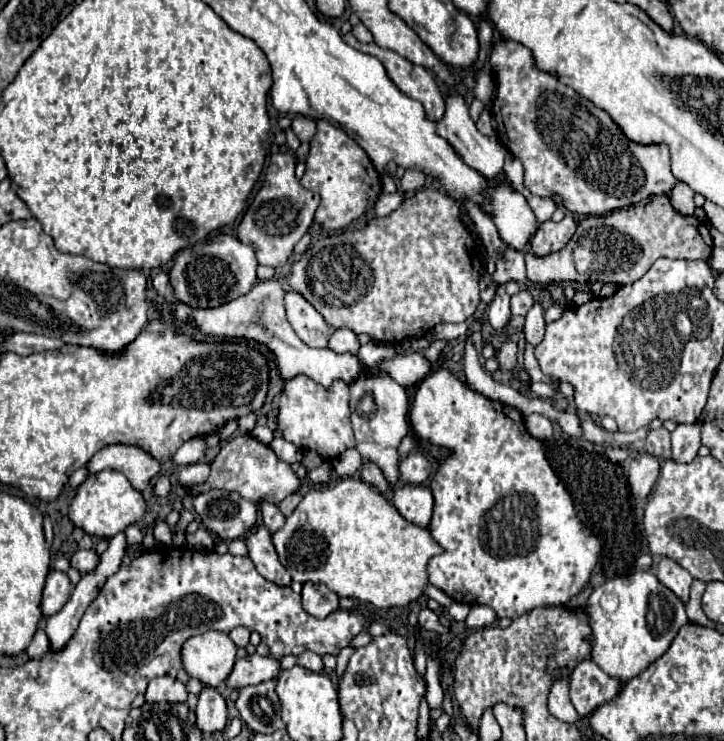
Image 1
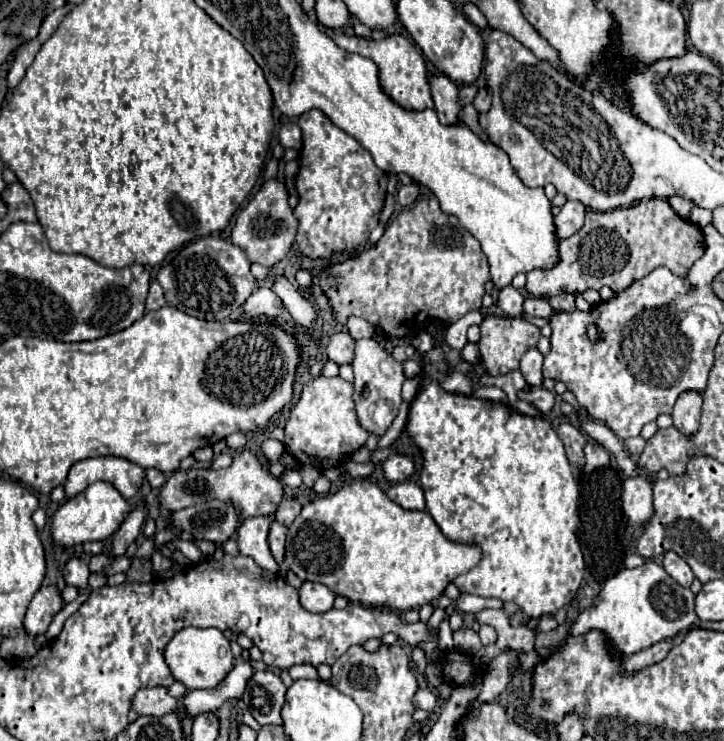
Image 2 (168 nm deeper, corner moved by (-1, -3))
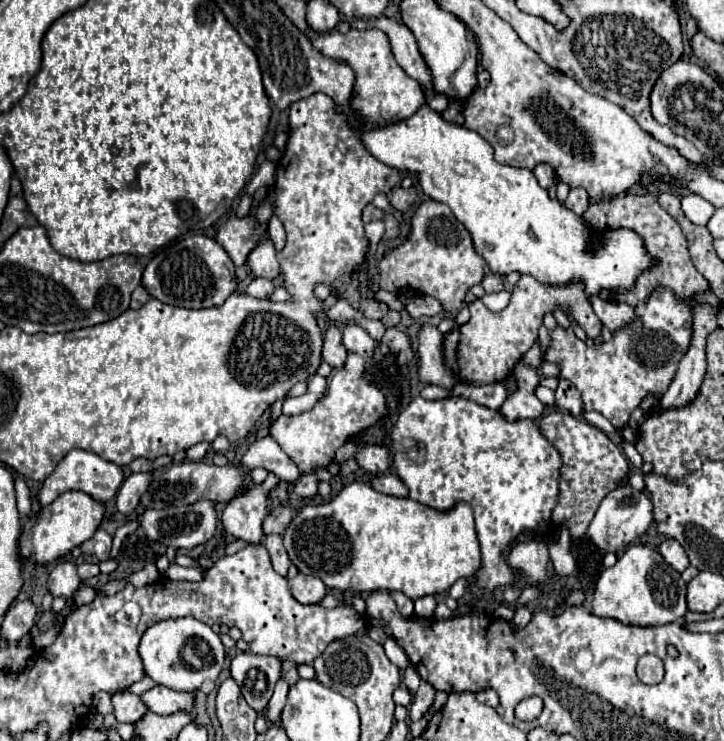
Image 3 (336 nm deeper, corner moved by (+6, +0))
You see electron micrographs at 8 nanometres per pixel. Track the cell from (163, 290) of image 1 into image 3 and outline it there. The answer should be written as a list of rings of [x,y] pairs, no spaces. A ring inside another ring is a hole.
[[[138,285],[136,289],[134,289],[134,293],[132,293],[132,301],[130,301],[130,307],[132,309],[140,309],[146,301],[150,299],[150,295],[146,293],[146,289],[142,287],[142,285]]]

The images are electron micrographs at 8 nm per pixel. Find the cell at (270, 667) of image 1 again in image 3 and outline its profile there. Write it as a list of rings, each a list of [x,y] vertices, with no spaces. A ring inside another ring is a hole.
[[[156,685],[148,691],[144,691],[142,695],[144,705],[158,715],[166,715],[166,713],[176,713],[178,709],[194,709],[194,695],[192,693],[180,693],[180,691],[172,691],[166,689],[162,685]]]

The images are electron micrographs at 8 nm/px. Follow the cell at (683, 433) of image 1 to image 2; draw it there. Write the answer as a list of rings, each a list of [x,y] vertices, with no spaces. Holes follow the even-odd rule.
[[[685,392],[677,398],[677,404],[673,408],[673,426],[683,436],[693,436],[699,430],[699,414],[701,414],[701,396],[693,396],[693,392]]]

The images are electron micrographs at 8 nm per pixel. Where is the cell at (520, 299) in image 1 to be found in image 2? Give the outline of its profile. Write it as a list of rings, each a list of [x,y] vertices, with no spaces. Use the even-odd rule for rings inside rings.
[[[507,286],[499,292],[499,308],[509,318],[523,318],[523,314],[525,314],[523,300],[525,300],[523,294],[519,290],[515,290],[513,286]]]

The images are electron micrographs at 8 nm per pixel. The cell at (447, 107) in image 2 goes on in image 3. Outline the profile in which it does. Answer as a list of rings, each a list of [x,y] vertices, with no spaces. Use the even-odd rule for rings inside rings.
[[[378,17],[378,19],[354,19],[352,21],[354,27],[366,27],[366,25],[374,25],[378,29],[382,29],[386,33],[386,37],[390,39],[390,47],[392,47],[392,53],[398,61],[398,65],[414,79],[420,81],[420,85],[424,89],[428,89],[432,93],[432,83],[430,83],[430,71],[426,69],[426,63],[418,51],[418,45],[416,45],[416,39],[412,35],[412,31],[404,25],[404,23],[398,23],[394,19],[388,19],[388,17]]]

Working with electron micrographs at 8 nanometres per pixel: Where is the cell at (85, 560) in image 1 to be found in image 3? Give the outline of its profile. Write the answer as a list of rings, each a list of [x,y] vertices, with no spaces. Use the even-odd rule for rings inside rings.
[[[58,561],[48,577],[48,591],[52,597],[72,597],[74,591],[80,587],[80,577],[76,573],[76,565],[68,561]]]

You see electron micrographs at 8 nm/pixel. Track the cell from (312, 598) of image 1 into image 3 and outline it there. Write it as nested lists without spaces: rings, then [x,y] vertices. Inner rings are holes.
[[[298,573],[292,583],[292,595],[296,601],[304,603],[304,605],[312,605],[312,603],[320,603],[326,595],[326,585],[322,583],[320,577],[314,577],[314,575],[304,575],[304,573]]]

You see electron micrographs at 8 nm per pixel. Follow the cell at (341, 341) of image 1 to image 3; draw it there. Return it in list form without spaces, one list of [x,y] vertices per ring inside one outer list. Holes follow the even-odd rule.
[[[328,327],[326,335],[324,335],[324,351],[322,351],[322,359],[334,367],[334,369],[340,369],[344,363],[346,363],[346,357],[348,357],[348,351],[346,347],[342,345],[342,331],[338,327]]]

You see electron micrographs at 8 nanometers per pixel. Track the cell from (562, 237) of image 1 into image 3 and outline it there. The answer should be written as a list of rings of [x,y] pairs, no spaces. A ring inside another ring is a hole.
[[[582,187],[570,189],[570,195],[568,195],[568,199],[564,201],[564,205],[566,205],[568,209],[574,209],[574,213],[578,213],[578,215],[582,215],[582,213],[586,211],[588,203],[590,203],[590,197],[588,197],[586,189],[582,189]]]

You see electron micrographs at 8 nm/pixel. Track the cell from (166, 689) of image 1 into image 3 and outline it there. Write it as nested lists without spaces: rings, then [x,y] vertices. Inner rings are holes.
[[[114,693],[112,695],[112,707],[118,723],[134,723],[142,713],[146,713],[146,705],[142,705],[140,695],[132,693]]]

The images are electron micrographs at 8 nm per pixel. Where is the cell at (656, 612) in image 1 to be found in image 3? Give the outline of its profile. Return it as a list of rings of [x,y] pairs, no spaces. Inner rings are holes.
[[[630,545],[624,555],[606,569],[594,591],[594,601],[592,601],[592,613],[598,617],[614,617],[622,623],[628,625],[666,625],[672,623],[688,611],[686,607],[686,583],[680,577],[680,573],[670,567],[664,557],[648,547],[648,545]]]

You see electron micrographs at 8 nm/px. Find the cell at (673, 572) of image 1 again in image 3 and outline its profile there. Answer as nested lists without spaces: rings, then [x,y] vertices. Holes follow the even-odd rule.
[[[664,539],[664,541],[660,543],[658,551],[660,551],[662,557],[666,559],[666,563],[670,563],[670,565],[672,565],[676,571],[680,571],[680,573],[690,565],[686,551],[682,549],[682,545],[680,545],[676,539]]]

